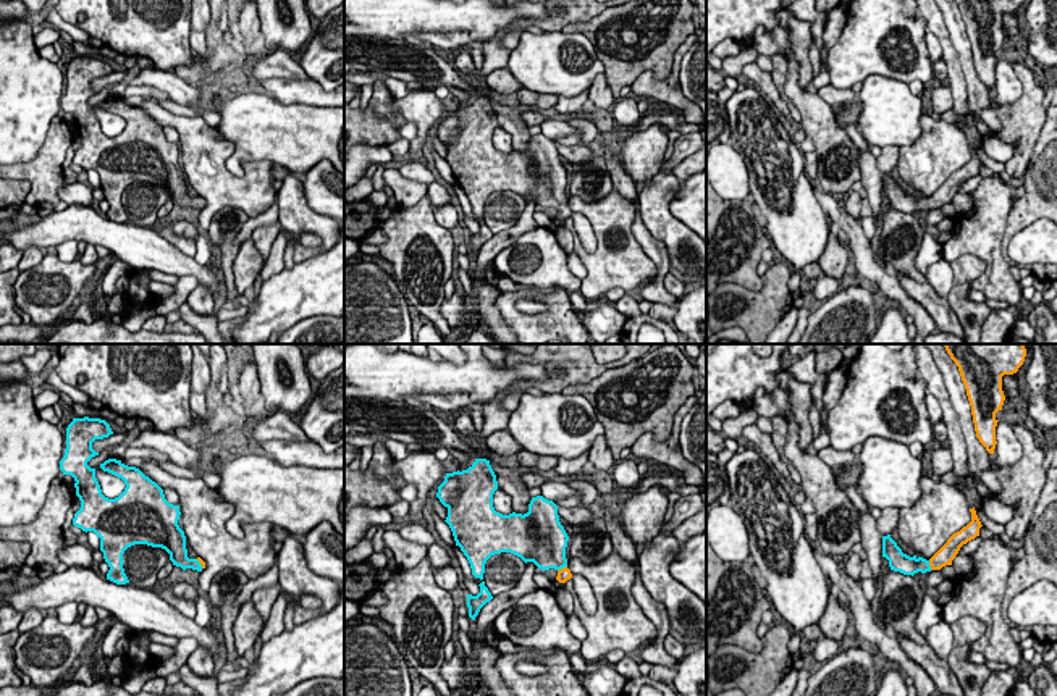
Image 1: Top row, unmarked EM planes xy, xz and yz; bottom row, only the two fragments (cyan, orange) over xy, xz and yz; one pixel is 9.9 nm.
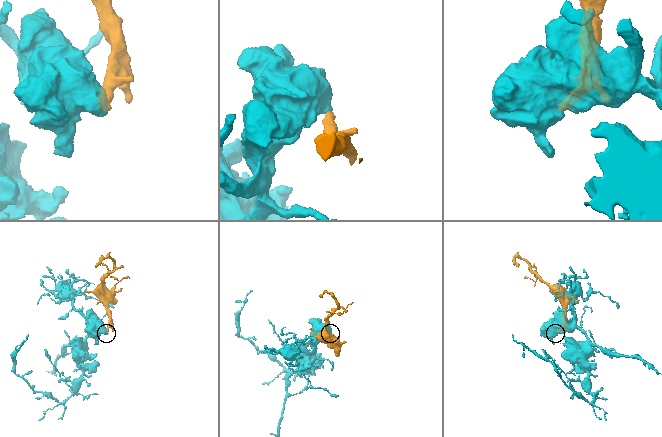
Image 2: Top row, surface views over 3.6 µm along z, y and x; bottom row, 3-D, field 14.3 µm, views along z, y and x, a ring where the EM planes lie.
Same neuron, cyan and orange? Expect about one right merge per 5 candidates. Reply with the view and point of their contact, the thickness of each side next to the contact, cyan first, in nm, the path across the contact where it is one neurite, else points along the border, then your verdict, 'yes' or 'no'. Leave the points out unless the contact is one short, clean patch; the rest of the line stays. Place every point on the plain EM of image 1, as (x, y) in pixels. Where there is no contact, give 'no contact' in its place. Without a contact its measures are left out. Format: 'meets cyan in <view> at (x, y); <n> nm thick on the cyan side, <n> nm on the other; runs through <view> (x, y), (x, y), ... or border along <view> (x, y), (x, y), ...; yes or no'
meets cyan in xz at (561, 205); 380 nm thick on the cyan side, 130 nm on the other; runs through xz (545, 186), (561, 205), (564, 212); yes

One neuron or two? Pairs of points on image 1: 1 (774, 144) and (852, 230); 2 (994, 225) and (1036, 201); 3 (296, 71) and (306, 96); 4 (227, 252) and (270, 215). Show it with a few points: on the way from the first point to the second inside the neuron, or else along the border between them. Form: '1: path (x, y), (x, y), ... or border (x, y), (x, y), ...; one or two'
1: border (812, 188), (826, 213); two
2: border (1014, 202), (1001, 254); two
3: border (307, 78), (267, 78), (262, 81); two
4: path (236, 241), (259, 220); one

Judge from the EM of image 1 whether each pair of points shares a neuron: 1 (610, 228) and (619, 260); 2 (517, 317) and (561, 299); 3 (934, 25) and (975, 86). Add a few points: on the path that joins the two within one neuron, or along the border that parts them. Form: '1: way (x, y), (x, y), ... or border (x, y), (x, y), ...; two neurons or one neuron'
1: way (614, 236), (618, 252); one neuron
2: way (529, 320), (543, 320), (553, 310); one neuron
3: border (946, 28), (957, 54), (968, 100); two neurons

